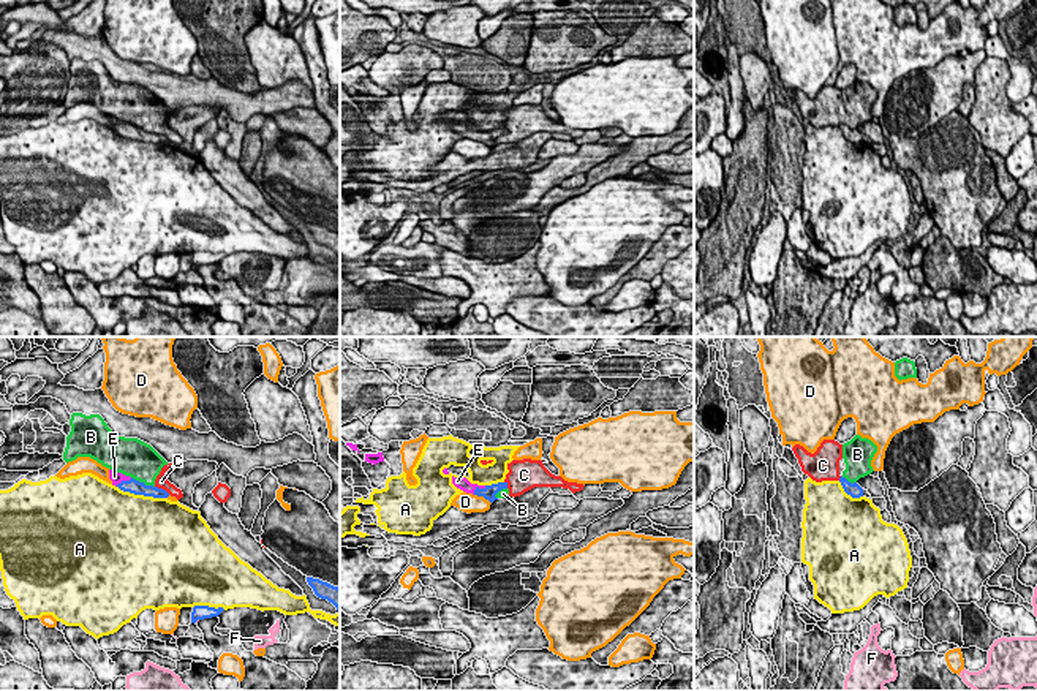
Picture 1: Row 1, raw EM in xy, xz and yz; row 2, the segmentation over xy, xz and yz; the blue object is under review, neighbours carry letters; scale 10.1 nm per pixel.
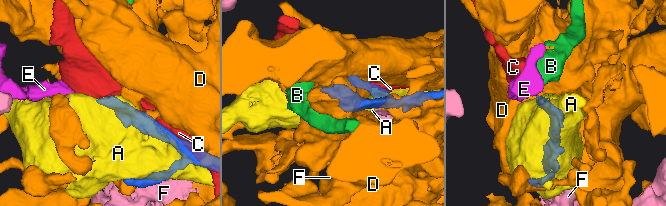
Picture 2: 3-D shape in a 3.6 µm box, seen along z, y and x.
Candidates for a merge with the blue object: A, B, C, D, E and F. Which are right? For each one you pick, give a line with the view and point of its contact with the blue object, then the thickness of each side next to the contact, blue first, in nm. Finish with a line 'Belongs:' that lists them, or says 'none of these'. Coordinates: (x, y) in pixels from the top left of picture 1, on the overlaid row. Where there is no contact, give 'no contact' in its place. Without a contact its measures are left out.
E: xz (478, 487) | 140/130 nm
Belongs: E

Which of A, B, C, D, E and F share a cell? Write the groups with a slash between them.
A / B C / D / E / F

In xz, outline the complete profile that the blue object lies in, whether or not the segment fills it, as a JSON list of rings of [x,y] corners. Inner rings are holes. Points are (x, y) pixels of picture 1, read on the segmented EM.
[[[452,476],[452,484],[466,493],[484,497],[490,503],[498,500],[495,495],[500,490],[507,489],[507,482],[498,482],[492,485],[477,485],[477,484],[471,484],[466,478],[454,478],[454,476]]]

